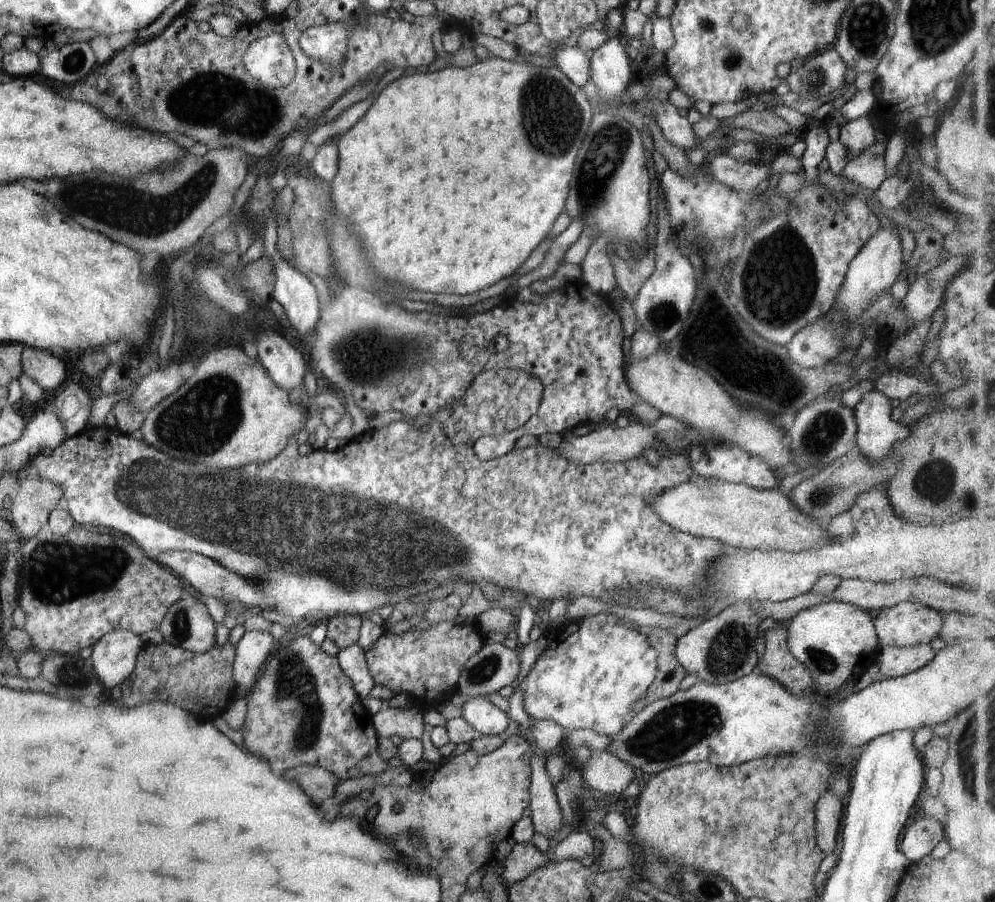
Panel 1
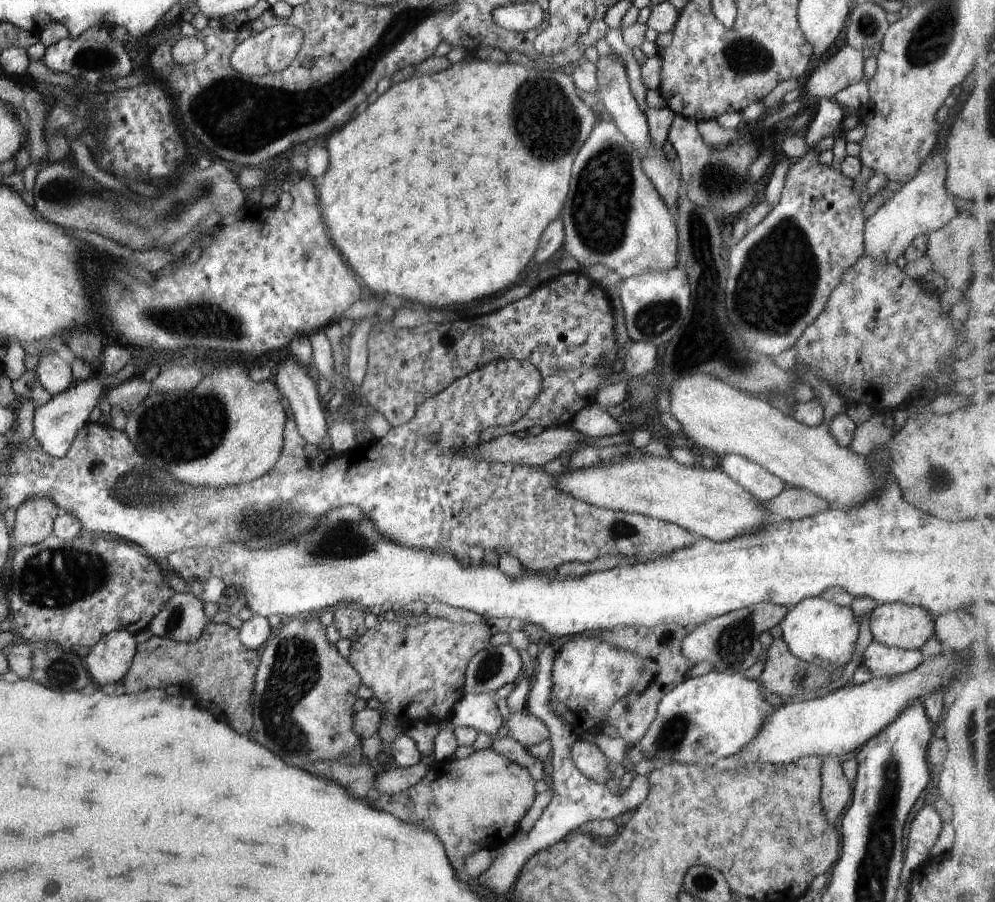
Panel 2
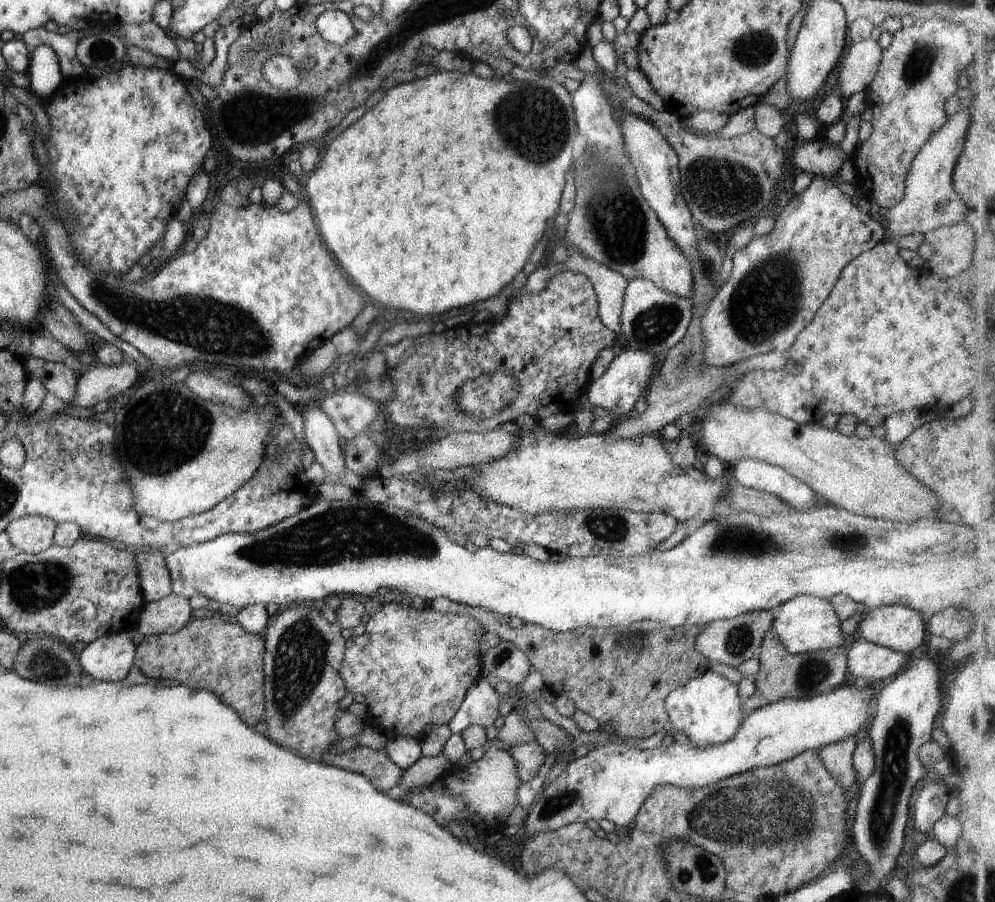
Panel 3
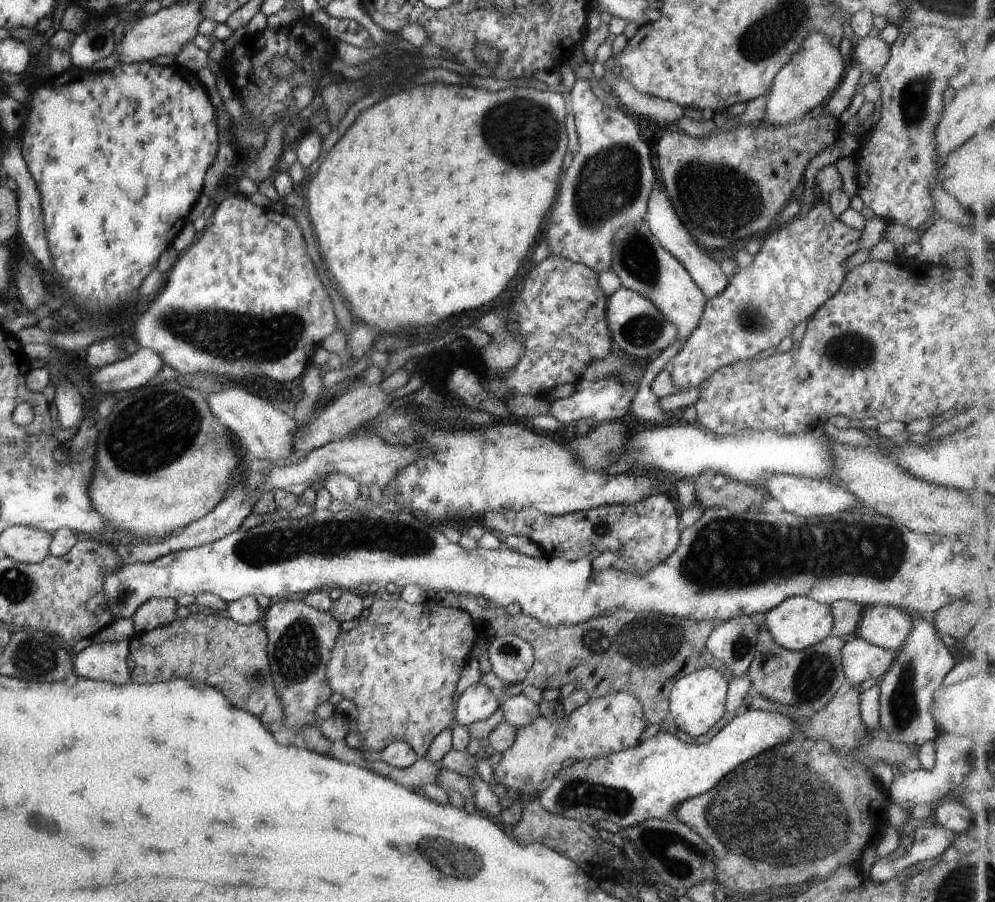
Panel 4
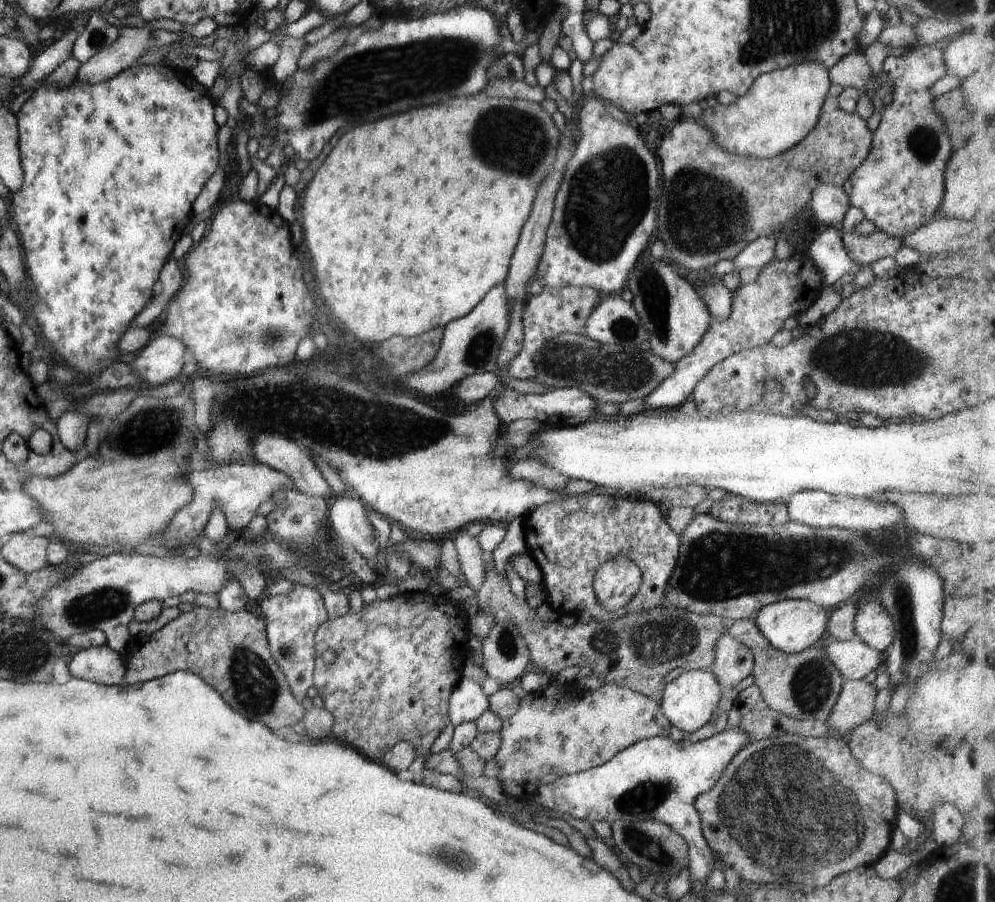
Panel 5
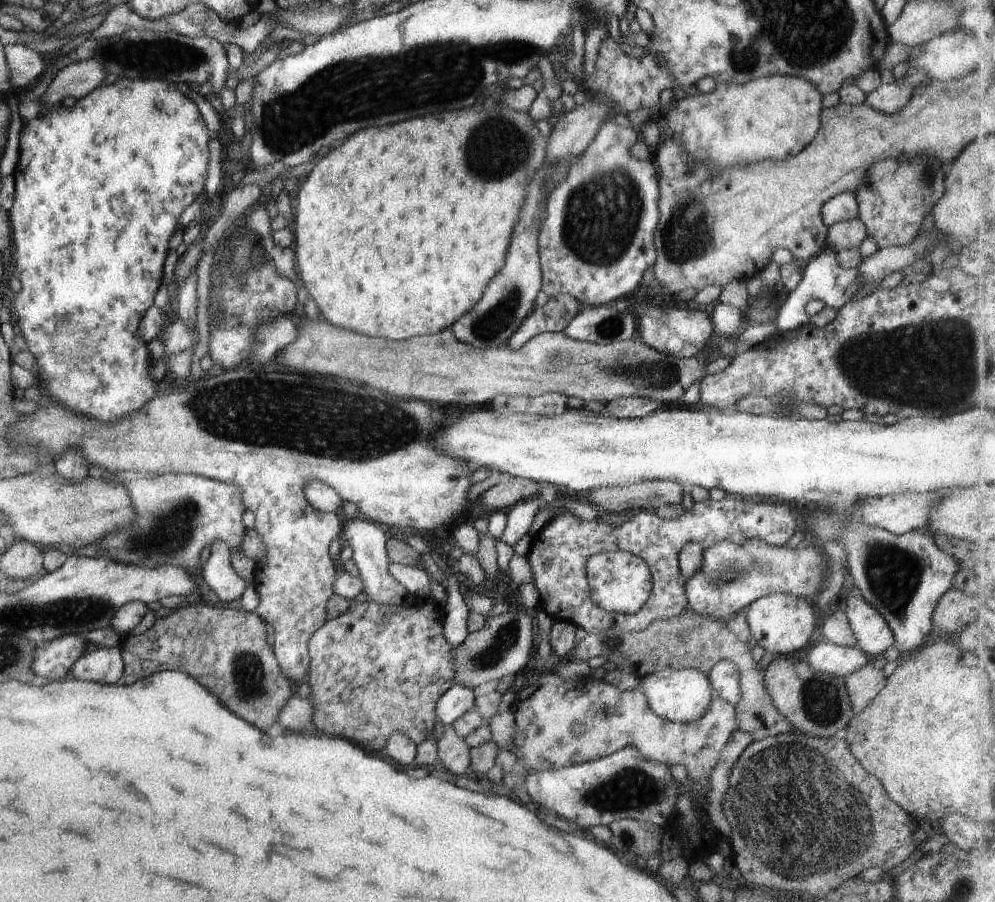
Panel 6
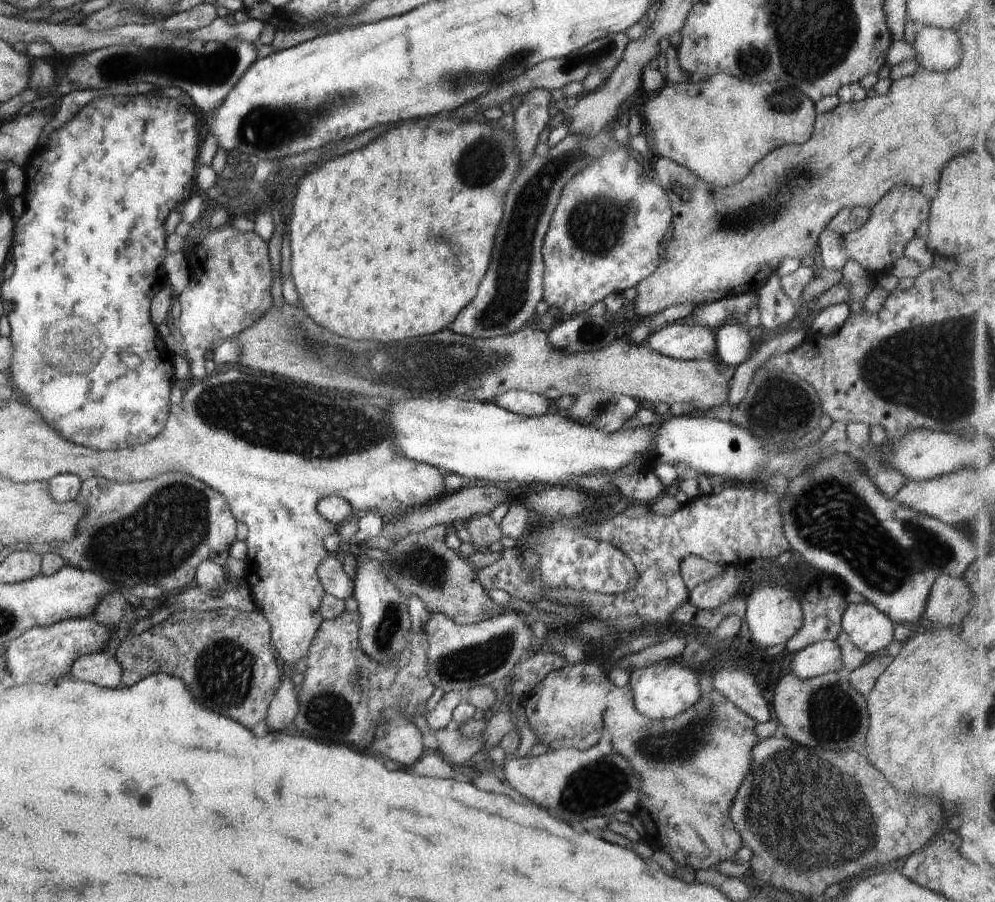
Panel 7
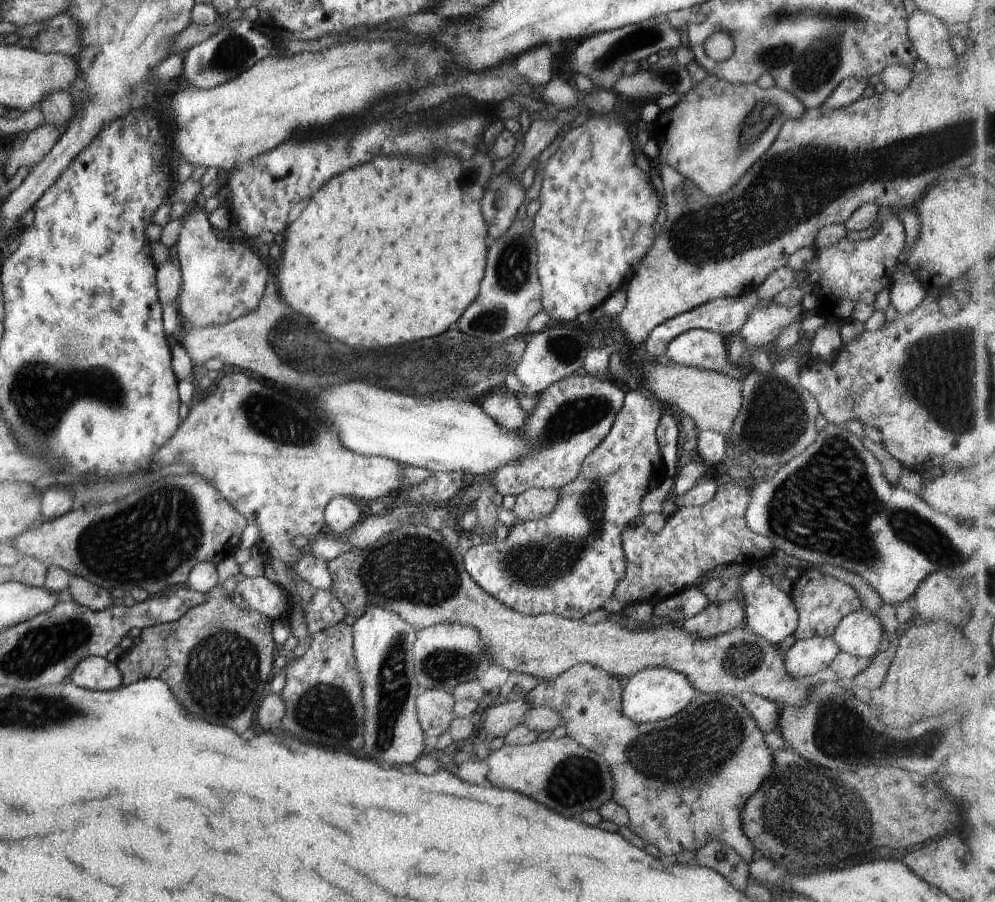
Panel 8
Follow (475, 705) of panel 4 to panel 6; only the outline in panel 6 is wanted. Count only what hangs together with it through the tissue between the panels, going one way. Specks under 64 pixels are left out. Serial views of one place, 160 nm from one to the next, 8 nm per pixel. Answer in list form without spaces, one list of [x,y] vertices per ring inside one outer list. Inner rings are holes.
[[[454,683],[437,701],[436,714],[439,726],[451,726],[475,706],[473,689]]]

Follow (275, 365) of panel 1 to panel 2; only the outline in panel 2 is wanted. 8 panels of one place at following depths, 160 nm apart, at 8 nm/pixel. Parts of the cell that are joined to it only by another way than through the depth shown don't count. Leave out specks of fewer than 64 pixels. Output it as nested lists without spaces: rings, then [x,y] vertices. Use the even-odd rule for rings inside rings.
[[[292,356],[283,360],[278,367],[278,371],[272,378],[282,396],[287,399],[294,414],[299,433],[308,444],[314,444],[324,449],[325,438],[328,437],[328,427],[331,421],[326,405],[322,403],[318,396],[318,388],[308,371],[300,363],[297,363]]]

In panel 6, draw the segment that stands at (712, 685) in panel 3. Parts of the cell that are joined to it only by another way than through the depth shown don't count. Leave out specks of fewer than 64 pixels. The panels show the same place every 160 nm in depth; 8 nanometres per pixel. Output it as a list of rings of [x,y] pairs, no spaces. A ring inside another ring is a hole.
[[[666,669],[641,678],[640,692],[647,696],[651,709],[660,717],[679,723],[693,723],[702,718],[715,696],[707,675],[698,669]]]

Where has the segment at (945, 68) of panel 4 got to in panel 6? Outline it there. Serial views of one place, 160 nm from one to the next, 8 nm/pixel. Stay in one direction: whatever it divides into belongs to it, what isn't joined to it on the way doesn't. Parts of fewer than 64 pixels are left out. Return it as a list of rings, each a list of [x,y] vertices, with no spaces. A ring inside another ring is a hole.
[[[888,157],[869,168],[862,186],[857,186],[855,199],[859,208],[858,218],[878,248],[905,247],[913,241],[922,228],[924,218],[944,194],[946,174],[942,167],[936,158],[898,160]]]

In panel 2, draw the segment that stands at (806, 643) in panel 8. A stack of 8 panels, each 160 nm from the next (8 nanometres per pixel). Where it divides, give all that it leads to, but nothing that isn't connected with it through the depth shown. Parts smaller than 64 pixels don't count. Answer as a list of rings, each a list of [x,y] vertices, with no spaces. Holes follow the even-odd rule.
[[[874,640],[864,650],[862,660],[873,678],[906,674],[923,662],[920,649],[889,647]]]

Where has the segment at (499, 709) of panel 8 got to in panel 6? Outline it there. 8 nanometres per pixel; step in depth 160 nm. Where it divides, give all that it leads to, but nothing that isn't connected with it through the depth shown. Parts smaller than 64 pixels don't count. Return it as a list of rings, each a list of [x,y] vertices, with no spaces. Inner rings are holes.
[[[439,726],[438,733],[438,756],[443,766],[452,774],[466,775],[466,770],[470,766],[468,743],[454,734],[450,726]]]

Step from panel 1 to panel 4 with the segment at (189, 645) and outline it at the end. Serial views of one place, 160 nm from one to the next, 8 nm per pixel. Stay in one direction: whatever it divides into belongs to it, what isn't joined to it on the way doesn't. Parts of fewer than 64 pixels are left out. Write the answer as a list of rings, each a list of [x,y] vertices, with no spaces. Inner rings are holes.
[[[166,597],[145,602],[135,610],[132,616],[136,634],[140,635],[152,629],[168,626],[172,621],[178,619],[177,608],[176,600]]]

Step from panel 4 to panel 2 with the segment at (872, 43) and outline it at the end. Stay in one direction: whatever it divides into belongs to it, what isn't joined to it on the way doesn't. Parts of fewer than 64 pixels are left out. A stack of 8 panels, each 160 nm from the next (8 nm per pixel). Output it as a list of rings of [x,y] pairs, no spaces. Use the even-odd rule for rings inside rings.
[[[846,45],[822,64],[815,63],[809,69],[804,90],[819,100],[841,98],[846,87],[862,80],[866,60],[862,53]]]

